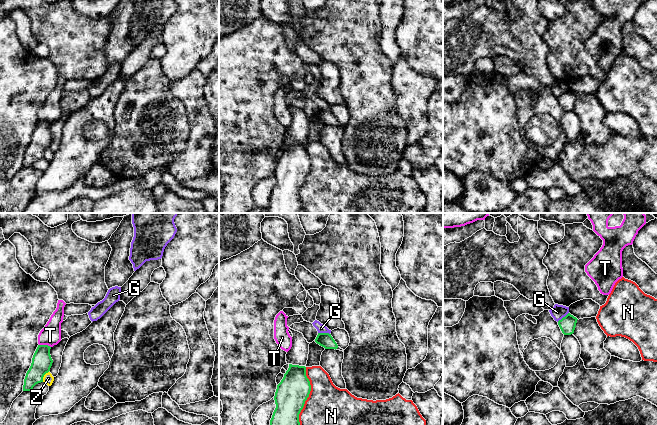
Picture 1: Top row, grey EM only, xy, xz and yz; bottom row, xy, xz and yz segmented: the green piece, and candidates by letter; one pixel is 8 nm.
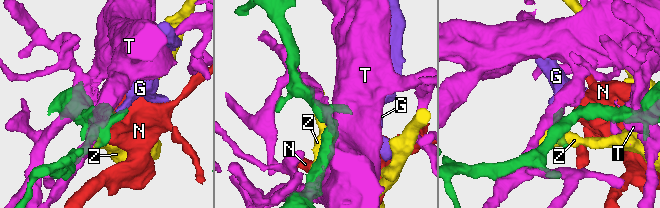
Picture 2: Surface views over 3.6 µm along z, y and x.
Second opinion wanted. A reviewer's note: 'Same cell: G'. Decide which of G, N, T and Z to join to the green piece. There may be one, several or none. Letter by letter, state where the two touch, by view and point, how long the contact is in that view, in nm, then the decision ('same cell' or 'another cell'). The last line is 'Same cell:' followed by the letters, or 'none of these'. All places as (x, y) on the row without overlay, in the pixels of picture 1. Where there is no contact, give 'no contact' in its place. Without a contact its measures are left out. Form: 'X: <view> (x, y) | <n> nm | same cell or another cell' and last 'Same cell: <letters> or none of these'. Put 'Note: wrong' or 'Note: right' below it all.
G: xz (324, 109) | 100 nm | another cell
N: xz (306, 175) | 550 nm | another cell
T: xy (45, 121) | 100 nm | another cell
Z: xy (43, 152) | 100 nm | another cell
Same cell: none of these
Note: wrong

